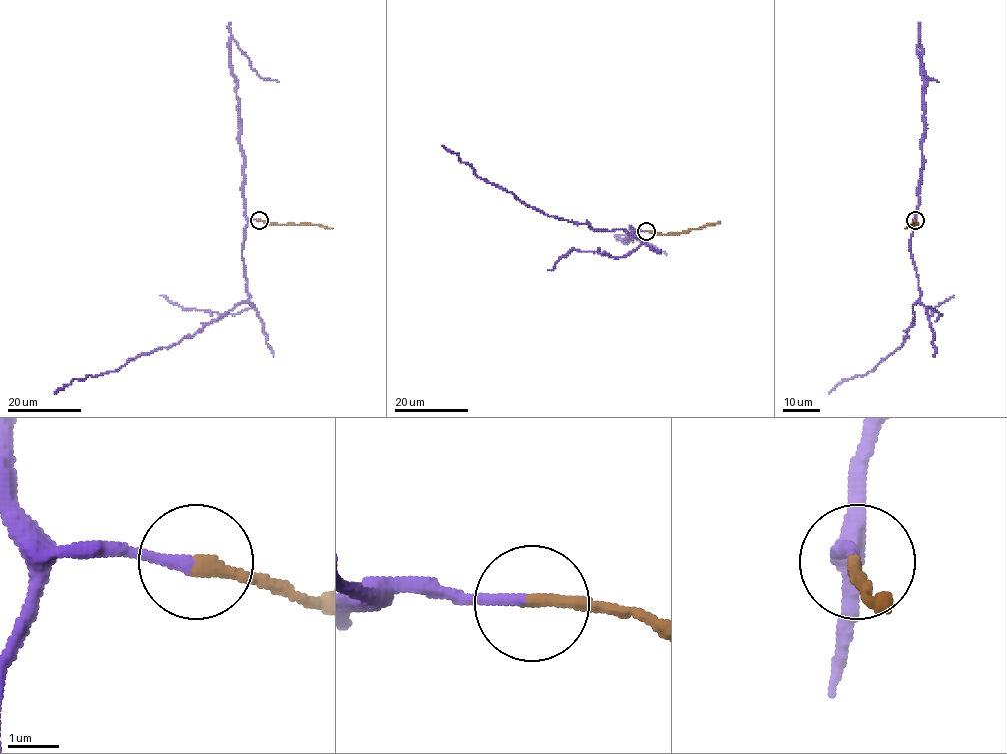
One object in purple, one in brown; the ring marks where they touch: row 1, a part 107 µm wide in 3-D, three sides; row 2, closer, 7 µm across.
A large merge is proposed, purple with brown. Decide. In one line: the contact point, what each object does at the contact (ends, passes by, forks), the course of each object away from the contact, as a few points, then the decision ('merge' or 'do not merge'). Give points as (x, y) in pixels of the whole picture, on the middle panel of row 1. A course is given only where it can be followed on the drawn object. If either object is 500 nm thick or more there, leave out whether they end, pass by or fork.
place (646, 231); purple ends; brown ends; course purple (646, 231), (629, 227), (636, 236), (622, 229), (593, 229), (549, 216), (478, 177), (441, 145); course brown (646, 231), (677, 234), (720, 222); merge

